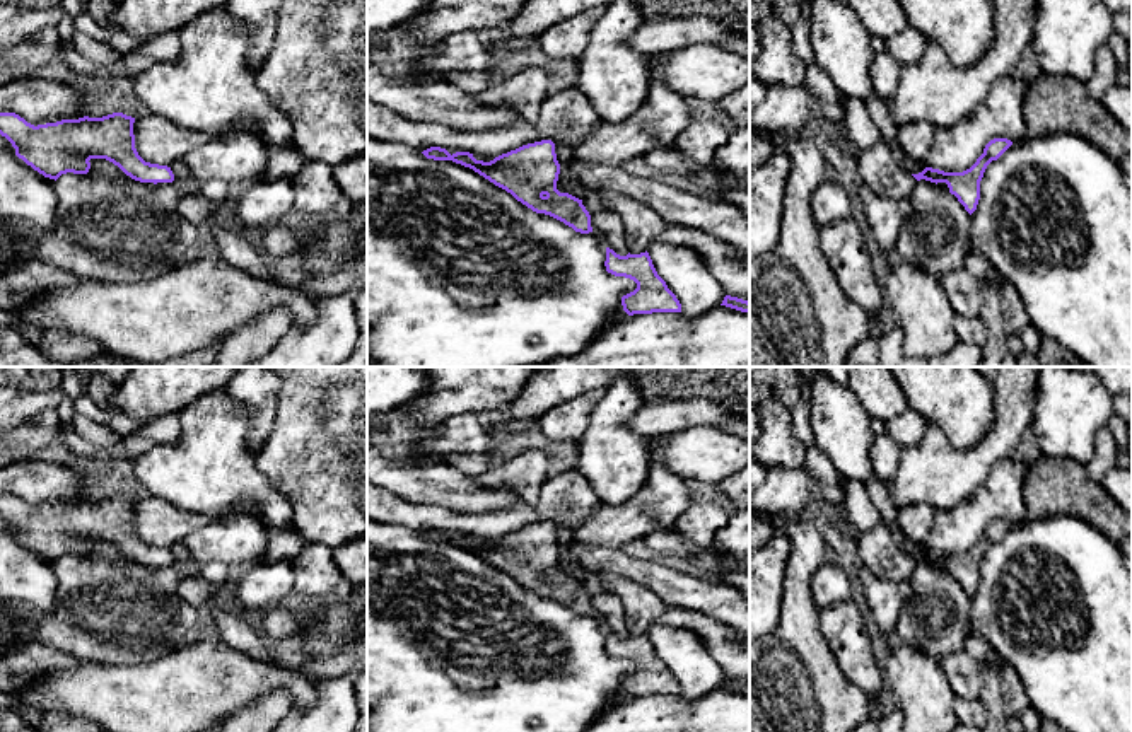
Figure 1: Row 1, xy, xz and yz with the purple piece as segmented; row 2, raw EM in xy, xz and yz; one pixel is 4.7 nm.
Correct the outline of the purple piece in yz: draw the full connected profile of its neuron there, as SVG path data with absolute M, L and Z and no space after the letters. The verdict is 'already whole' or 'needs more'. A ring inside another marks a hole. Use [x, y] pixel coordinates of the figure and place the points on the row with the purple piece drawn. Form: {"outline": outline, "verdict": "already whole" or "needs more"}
{"outline": "M1007 138L990 140L977 162L963 172L944 172L939 169L925 167L922 172L912 176L917 181L925 179L936 184L946 183L949 193L954 195L965 210L972 215L977 210L980 200L980 181L987 166L992 160L997 160L1011 145L1012 142Z", "verdict": "already whole"}

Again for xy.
{"outline": "M0 113L0 135L5 137L15 148L15 155L34 171L50 179L58 179L61 174L87 174L90 159L106 159L118 166L126 176L140 183L172 183L171 167L145 162L135 148L133 135L135 118L123 113L113 113L102 118L61 119L46 125L31 125L15 113Z", "verdict": "already whole"}

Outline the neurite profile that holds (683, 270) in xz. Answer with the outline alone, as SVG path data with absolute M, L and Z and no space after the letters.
M669 241L652 242L647 253L657 275L680 300L686 319L698 319L722 304L726 292L700 253Z

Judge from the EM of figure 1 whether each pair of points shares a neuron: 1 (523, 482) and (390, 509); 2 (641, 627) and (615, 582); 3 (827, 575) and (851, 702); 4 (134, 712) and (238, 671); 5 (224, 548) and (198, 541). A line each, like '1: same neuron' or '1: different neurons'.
1: different neurons
2: same neuron
3: different neurons
4: same neuron
5: same neuron

